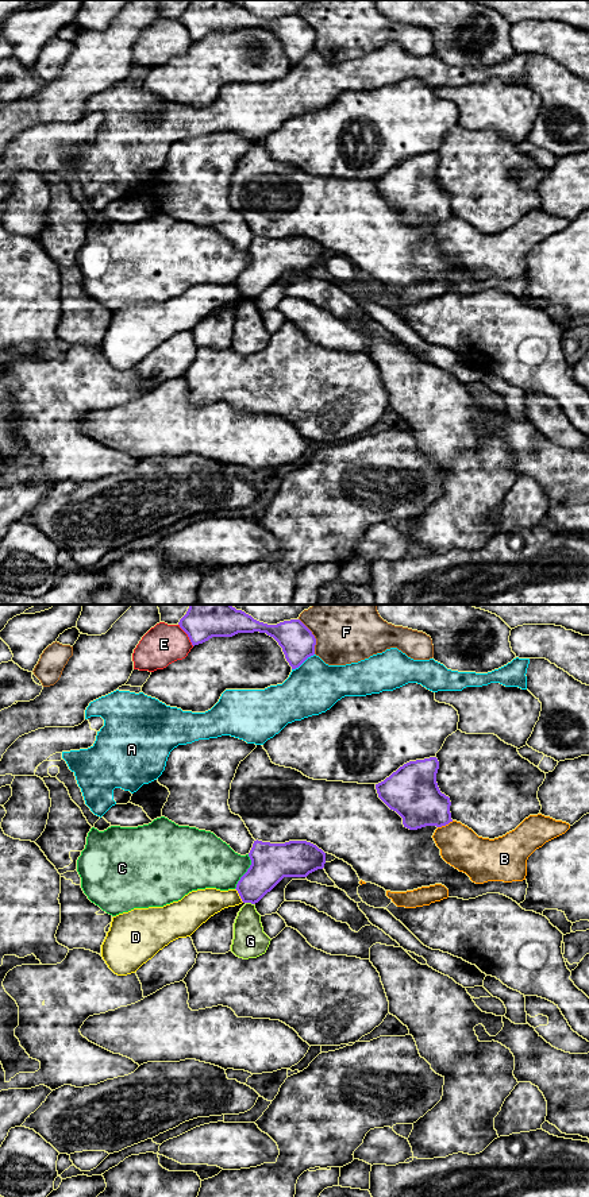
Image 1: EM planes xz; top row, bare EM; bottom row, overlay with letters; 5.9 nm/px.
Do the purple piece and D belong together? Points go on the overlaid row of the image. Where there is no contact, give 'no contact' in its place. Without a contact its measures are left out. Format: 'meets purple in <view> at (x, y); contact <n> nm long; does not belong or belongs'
meets purple in xz at (239, 895); contact 100 nm long; does not belong

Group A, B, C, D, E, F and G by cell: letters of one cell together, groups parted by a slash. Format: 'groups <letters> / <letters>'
groups A / B / C / D / E / F / G

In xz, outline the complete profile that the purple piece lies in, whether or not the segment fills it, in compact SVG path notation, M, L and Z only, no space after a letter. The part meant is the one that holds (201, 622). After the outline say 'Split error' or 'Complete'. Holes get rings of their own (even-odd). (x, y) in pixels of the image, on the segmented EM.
M189 605L178 625L188 634L193 646L212 637L232 637L238 633L254 632L266 633L282 648L292 669L299 668L315 655L316 638L300 619L267 625L231 605Z. Complete

